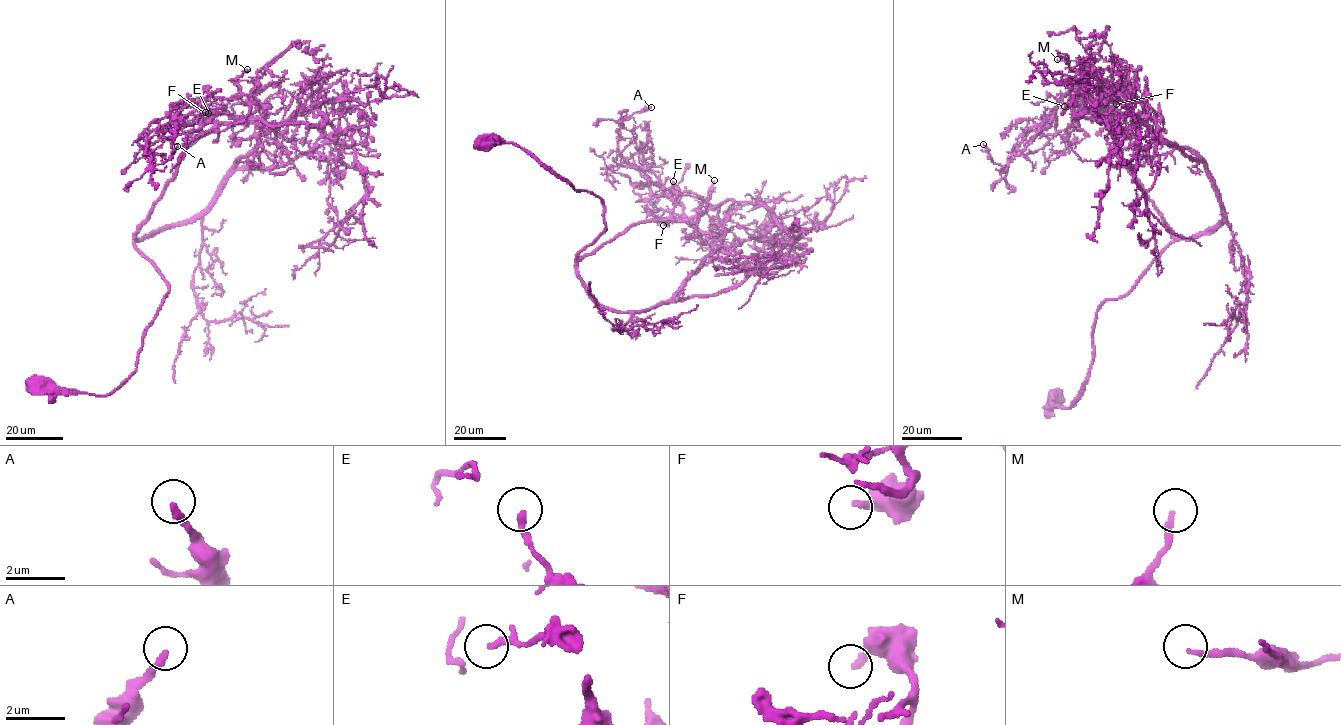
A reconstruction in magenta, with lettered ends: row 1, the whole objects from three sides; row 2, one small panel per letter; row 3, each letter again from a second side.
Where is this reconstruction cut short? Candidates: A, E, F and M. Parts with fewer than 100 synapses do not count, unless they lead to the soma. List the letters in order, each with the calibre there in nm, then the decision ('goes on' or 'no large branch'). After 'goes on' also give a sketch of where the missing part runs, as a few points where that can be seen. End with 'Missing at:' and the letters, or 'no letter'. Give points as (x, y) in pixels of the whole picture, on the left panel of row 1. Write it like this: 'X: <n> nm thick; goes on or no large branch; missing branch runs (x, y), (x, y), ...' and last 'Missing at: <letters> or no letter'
A: 240 nm thick; no large branch
E: 220 nm thick; no large branch
F: 220 nm thick; no large branch
M: 160 nm thick; no large branch
Missing at: no letter

